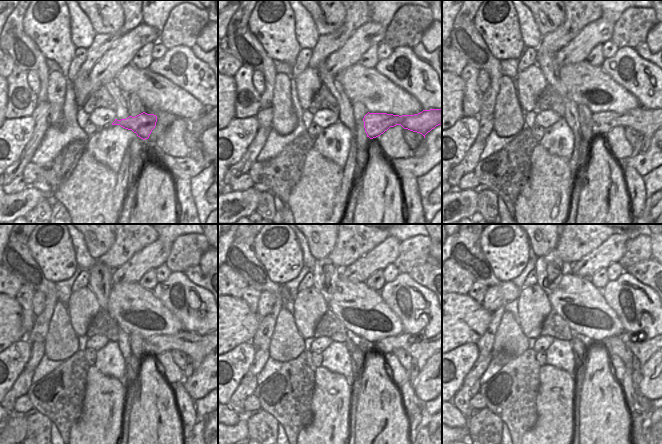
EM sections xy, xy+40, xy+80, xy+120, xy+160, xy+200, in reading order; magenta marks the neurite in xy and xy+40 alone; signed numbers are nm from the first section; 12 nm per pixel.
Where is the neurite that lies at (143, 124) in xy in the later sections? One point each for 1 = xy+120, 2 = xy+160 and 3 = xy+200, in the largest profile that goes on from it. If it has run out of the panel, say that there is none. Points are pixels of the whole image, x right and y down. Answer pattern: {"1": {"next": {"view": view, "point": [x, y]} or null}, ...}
{"1": {"next": {"view": "xy+120", "point": [197, 347]}}, "2": {"next": {"view": "xy+160", "point": [421, 350]}}, "3": {"next": {"view": "xy+200", "point": [643, 351]}}}

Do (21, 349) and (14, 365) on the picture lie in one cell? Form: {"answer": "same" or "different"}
{"answer": "same"}

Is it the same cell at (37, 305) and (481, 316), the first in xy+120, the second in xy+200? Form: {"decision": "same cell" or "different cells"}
{"decision": "different cells"}

